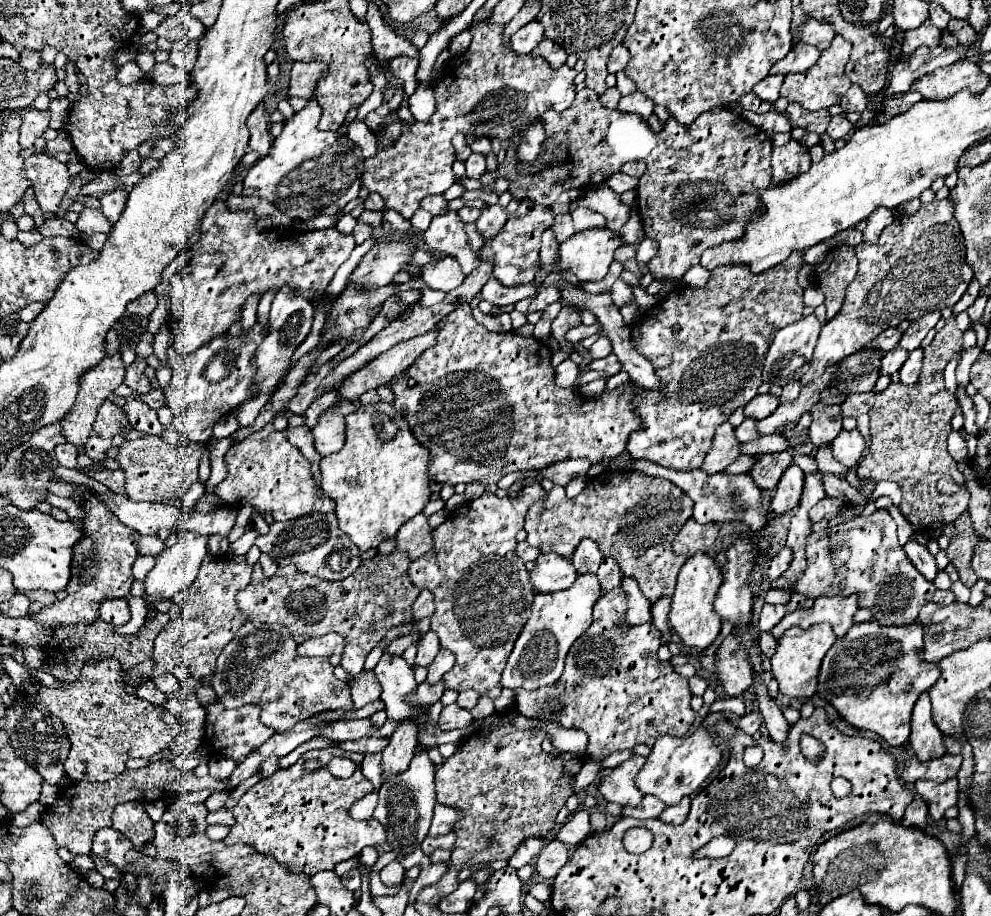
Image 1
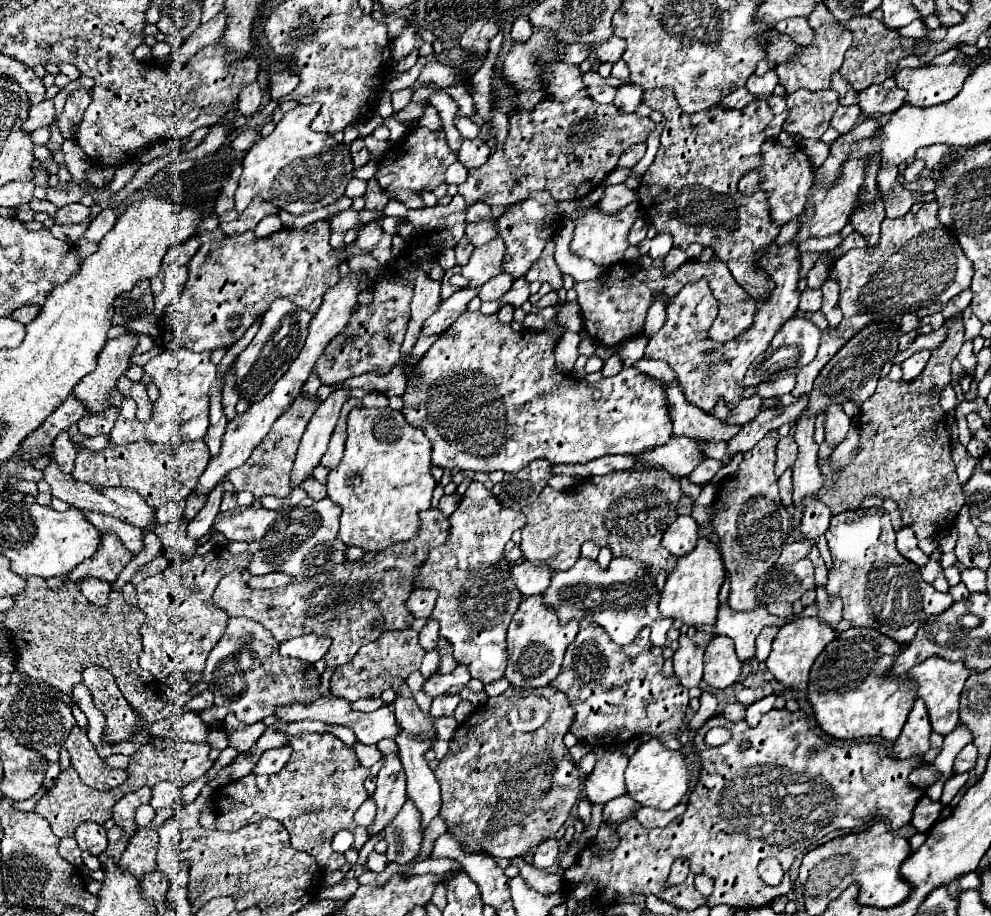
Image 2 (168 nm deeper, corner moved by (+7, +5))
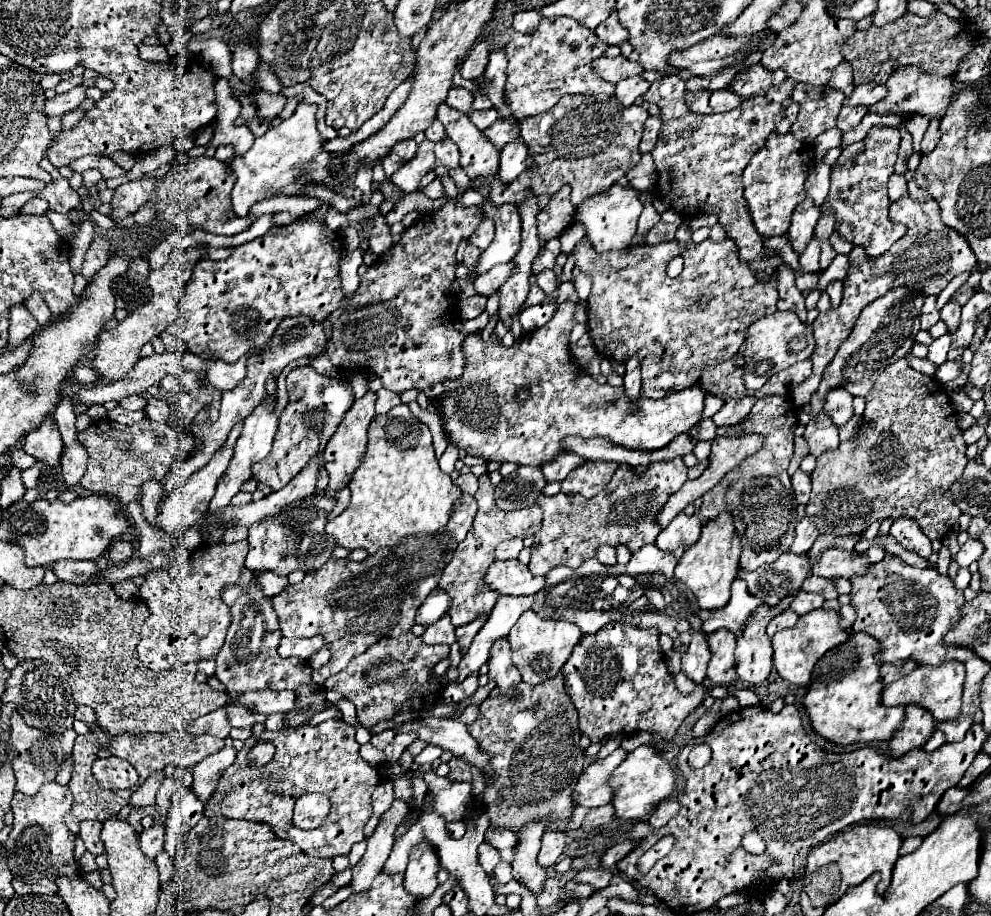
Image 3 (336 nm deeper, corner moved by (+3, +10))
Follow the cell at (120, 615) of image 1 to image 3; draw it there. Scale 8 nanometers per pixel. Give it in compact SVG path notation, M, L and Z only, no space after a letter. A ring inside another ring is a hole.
M58 560L58 564L52 566L52 572L58 576L58 580L74 582L74 584L86 584L90 578L98 574L96 562L74 562L74 560Z

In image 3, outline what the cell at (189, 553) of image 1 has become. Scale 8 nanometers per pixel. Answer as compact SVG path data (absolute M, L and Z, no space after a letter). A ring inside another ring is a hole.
M270 380L270 388L266 388L268 400L266 400L264 404L260 404L260 406L244 420L242 434L240 434L240 438L238 438L238 442L236 442L236 446L234 446L234 456L232 456L232 460L230 460L226 472L224 472L222 478L218 480L216 496L214 496L212 502L210 502L210 512L216 512L216 510L228 506L230 498L240 492L240 486L242 486L242 484L248 480L248 476L252 474L252 472L250 472L252 464L264 460L264 458L270 454L274 436L276 436L276 430L278 430L278 418L280 418L278 414L274 414L274 408L276 408L276 402L278 402L276 392L278 392L278 384L276 384L276 380Z

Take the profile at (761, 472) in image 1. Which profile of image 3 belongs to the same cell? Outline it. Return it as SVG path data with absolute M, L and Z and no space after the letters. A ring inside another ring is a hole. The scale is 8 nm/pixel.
M796 438L794 440L794 456L792 456L792 462L790 462L790 468L788 468L790 476L800 468L800 462L802 462L804 456L808 456L808 452L810 452L810 448L808 448L806 440L804 438Z

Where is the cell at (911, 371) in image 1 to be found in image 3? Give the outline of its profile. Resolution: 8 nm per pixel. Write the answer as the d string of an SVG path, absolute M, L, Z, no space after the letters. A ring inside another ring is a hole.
M948 334L936 338L930 346L928 346L928 360L934 364L944 364L948 360L948 350L952 346L952 338Z

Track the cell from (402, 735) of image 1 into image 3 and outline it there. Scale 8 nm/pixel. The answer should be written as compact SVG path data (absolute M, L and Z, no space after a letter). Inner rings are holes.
M394 800L390 810L380 816L376 832L372 834L372 838L366 840L368 842L366 854L362 856L362 860L352 870L352 874L354 874L352 882L350 882L352 892L358 894L358 892L368 892L370 890L374 876L378 876L382 872L382 866L392 852L394 830L398 828L400 820L408 814L408 810L410 808L402 800Z

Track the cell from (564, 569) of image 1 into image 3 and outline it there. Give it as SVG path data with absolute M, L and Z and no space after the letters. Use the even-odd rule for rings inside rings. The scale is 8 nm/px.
M504 560L488 568L484 582L500 596L530 596L544 586L544 576L534 576L518 560Z

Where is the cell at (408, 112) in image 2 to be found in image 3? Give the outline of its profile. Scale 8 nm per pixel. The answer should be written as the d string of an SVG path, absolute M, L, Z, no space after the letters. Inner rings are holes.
M452 88L448 92L448 98L446 98L446 104L460 110L460 112L470 112L472 108L472 92L464 90L464 88Z

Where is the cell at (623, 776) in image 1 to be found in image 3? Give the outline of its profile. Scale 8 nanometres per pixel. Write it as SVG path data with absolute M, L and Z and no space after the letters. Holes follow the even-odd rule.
M616 748L608 758L592 762L582 772L582 780L578 780L578 788L574 790L574 802L586 808L608 804L612 800L612 792L608 788L608 776L626 756L628 752L624 748Z

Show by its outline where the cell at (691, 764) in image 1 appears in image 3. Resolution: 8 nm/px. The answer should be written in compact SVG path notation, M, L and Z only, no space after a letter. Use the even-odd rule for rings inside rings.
M640 746L630 752L626 760L612 772L608 784L614 794L610 802L614 806L614 816L624 822L646 820L662 800L668 800L676 794L676 774L670 762L666 762L652 746Z

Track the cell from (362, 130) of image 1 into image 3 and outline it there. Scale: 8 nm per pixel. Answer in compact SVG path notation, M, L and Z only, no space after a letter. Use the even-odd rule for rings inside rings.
M358 170L354 178L356 188L362 192L362 196L370 196L370 184L372 184L372 172L370 170Z

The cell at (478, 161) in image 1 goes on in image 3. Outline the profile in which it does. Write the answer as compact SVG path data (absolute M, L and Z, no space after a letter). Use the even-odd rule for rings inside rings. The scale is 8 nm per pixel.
M498 118L490 128L484 130L484 136L496 146L504 148L508 142L516 140L520 136L520 120L506 120Z

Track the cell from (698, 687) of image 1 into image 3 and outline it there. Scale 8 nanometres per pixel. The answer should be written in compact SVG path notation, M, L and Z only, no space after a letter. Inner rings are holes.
M692 632L692 642L682 654L682 672L692 678L696 684L702 684L706 678L706 668L710 662L708 642L702 632Z

